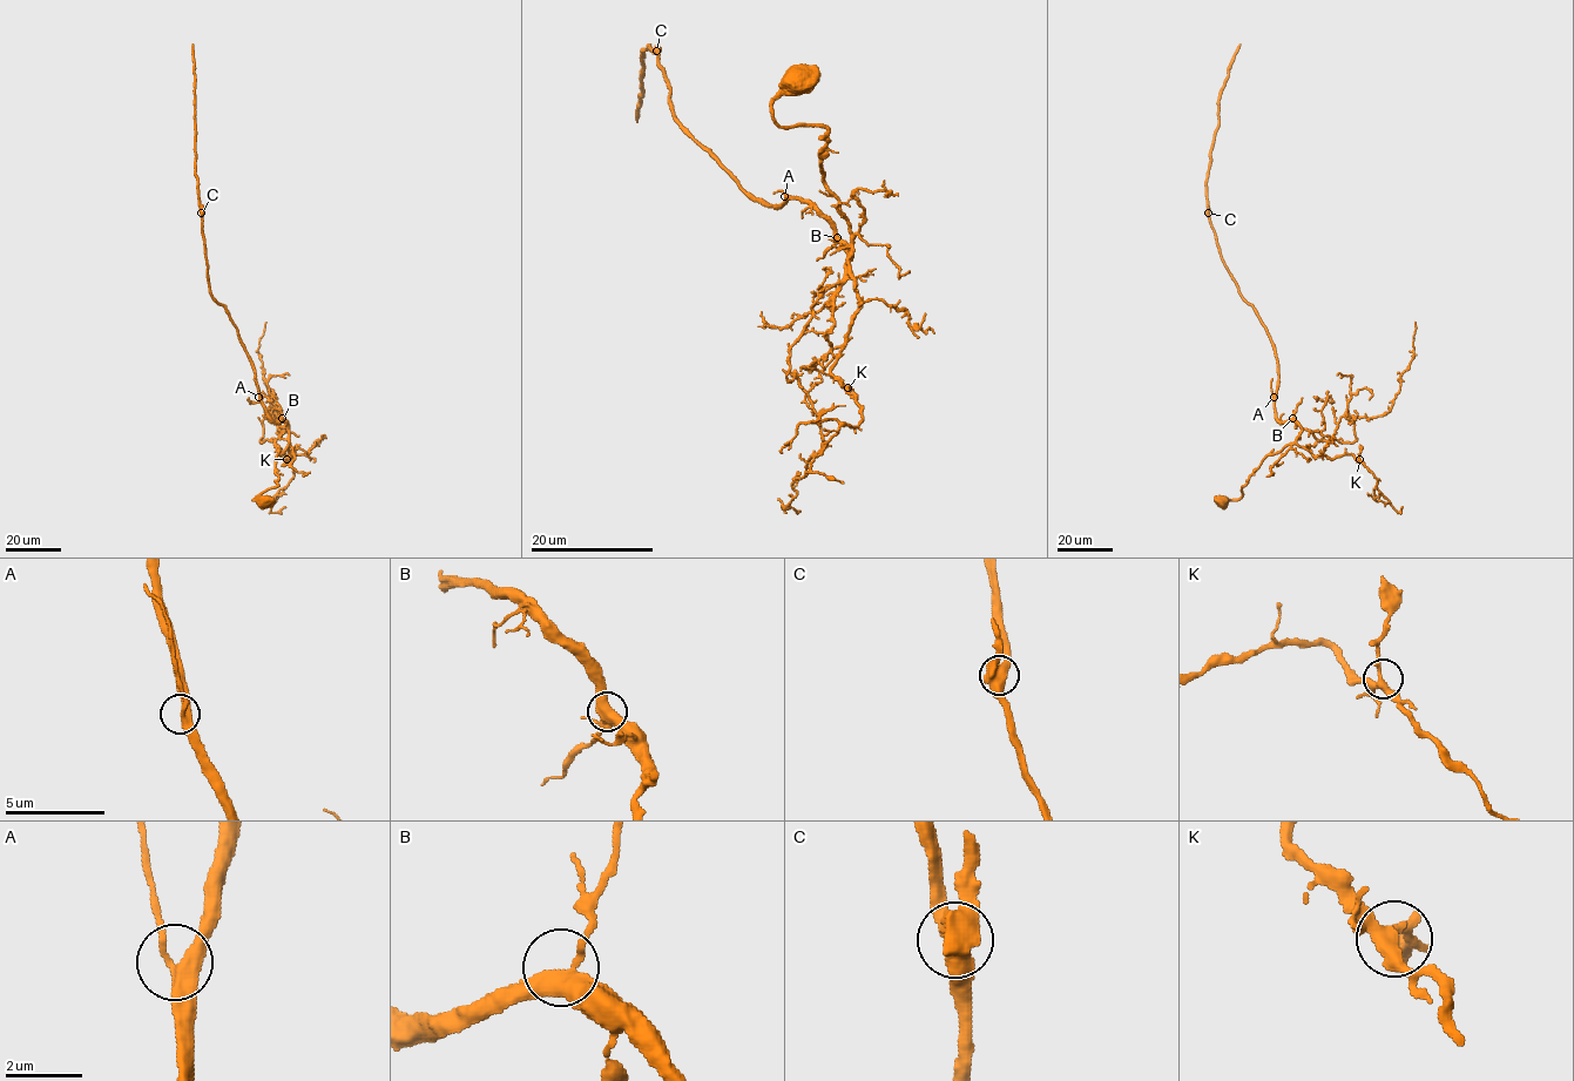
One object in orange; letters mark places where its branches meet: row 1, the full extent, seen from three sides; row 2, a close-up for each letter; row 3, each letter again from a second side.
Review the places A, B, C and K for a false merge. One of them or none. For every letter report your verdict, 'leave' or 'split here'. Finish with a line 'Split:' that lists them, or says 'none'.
A: leave
B: leave
C: leave
K: leave
Split: none

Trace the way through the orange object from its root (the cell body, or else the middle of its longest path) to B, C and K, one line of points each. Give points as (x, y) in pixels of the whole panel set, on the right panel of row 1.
B: (1222, 504), (1238, 500), (1242, 488), (1262, 461), (1296, 440), (1301, 426), (1292, 418)
C: (1222, 504), (1238, 500), (1262, 461), (1292, 444), (1301, 427), (1276, 417), (1274, 344), (1225, 267), (1208, 213)
K: (1222, 504), (1238, 500), (1262, 461), (1290, 444), (1314, 455), (1351, 454), (1359, 459)

